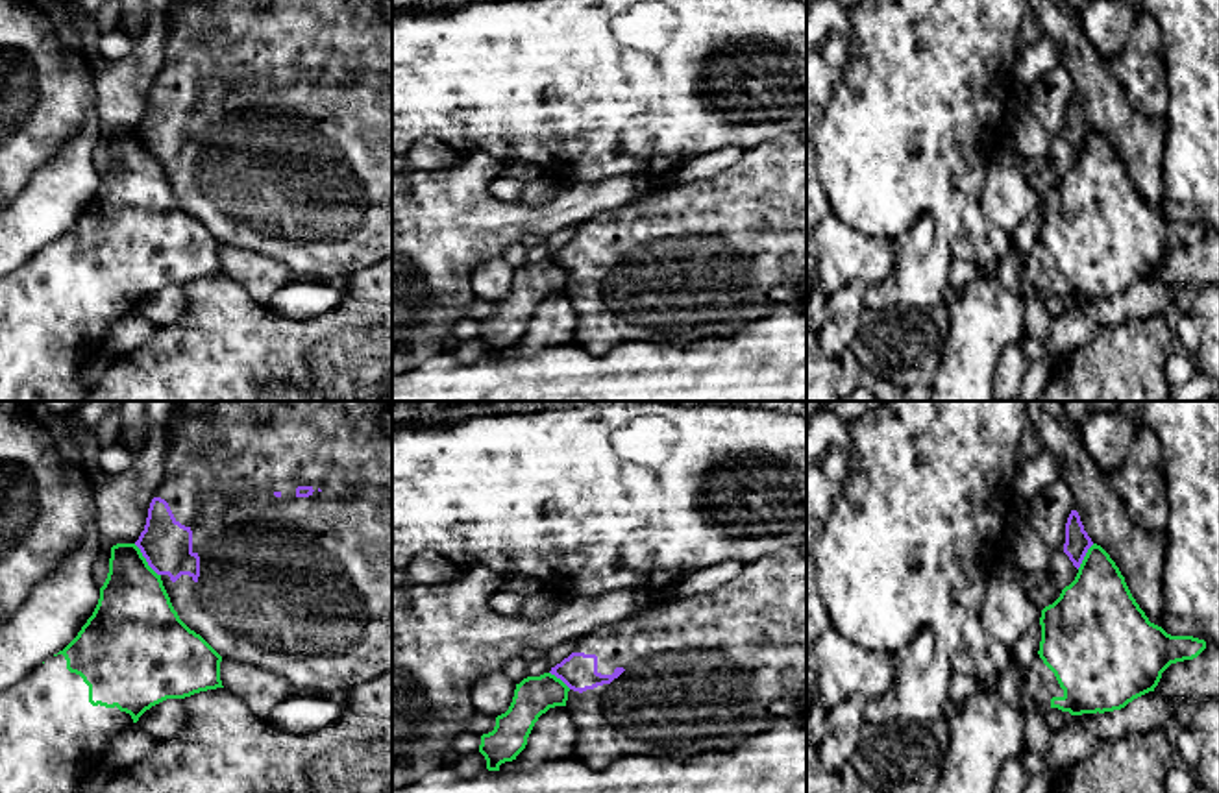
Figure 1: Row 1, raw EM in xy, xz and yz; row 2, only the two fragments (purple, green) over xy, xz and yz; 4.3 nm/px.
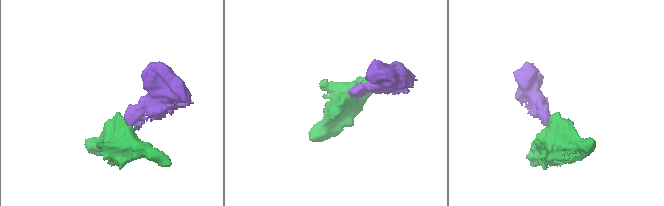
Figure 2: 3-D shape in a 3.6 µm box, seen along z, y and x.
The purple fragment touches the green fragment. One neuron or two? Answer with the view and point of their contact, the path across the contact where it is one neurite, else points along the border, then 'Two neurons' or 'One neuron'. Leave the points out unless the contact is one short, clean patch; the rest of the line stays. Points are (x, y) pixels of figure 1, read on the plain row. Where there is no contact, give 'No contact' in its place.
Touches purple at xy (147, 146). Boundary: xy (134, 130), (160, 161). Two neurons

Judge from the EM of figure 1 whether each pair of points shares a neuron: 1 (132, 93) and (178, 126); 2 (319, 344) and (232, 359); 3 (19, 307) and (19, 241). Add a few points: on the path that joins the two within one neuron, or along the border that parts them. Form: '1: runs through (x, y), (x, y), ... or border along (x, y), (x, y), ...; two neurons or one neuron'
1: border along (154, 82), (145, 115), (134, 128); two neurons
2: runs through (296, 359), (254, 359); one neuron
3: border along (41, 248), (19, 267); two neurons

